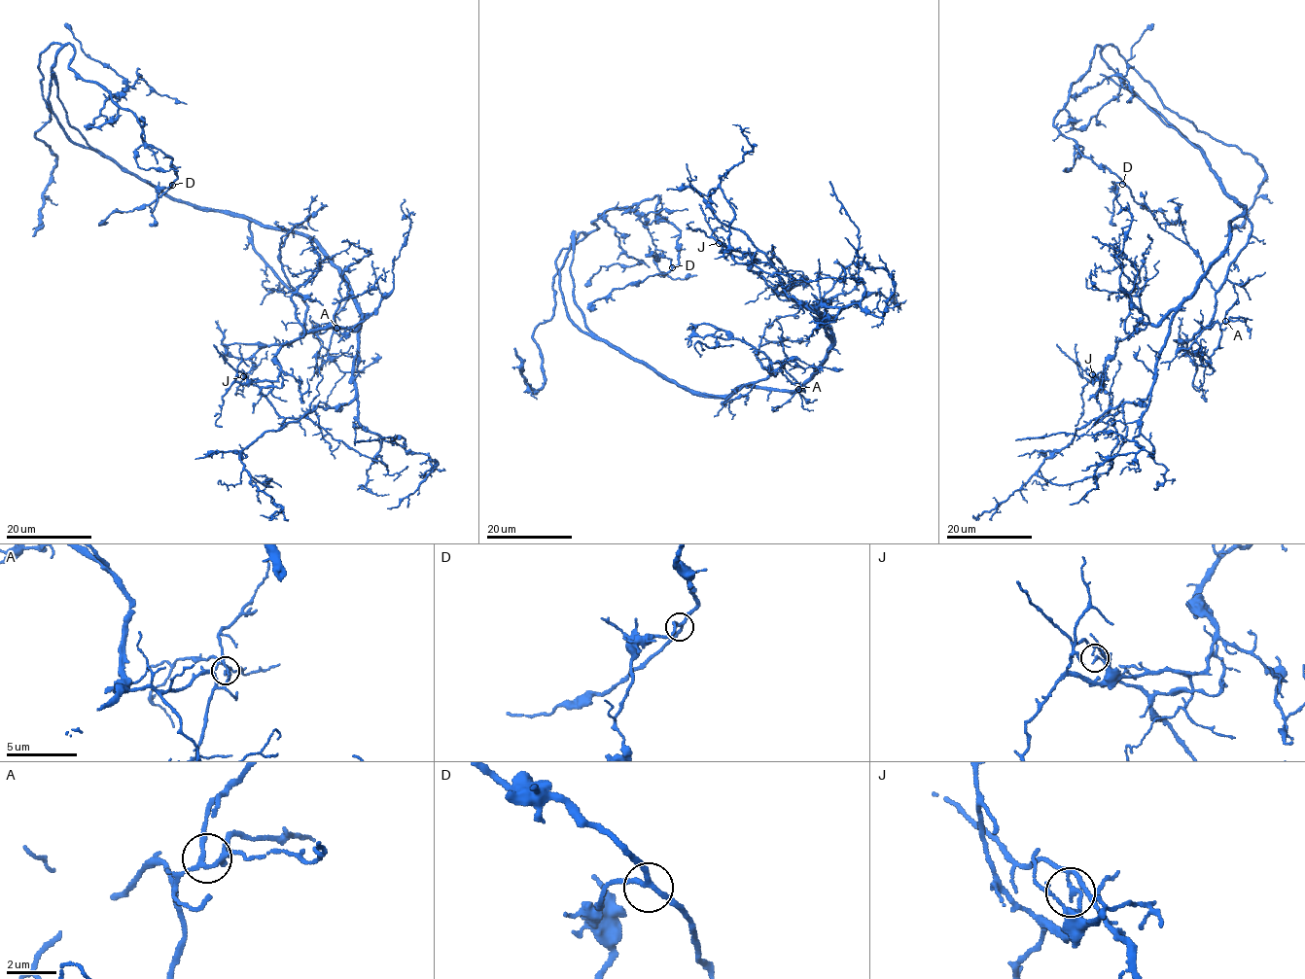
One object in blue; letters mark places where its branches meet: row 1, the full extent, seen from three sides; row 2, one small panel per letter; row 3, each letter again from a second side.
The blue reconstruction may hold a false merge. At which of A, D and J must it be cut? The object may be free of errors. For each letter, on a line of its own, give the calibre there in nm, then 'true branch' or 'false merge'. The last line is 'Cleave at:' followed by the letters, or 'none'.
A: 150 nm thick; true branch
D: 200 nm thick; true branch
J: 130 nm thick; false merge
Cleave at: J

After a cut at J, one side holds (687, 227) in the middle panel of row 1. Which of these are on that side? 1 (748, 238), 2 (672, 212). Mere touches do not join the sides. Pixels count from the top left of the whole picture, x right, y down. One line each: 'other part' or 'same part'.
1: same part
2: same part

